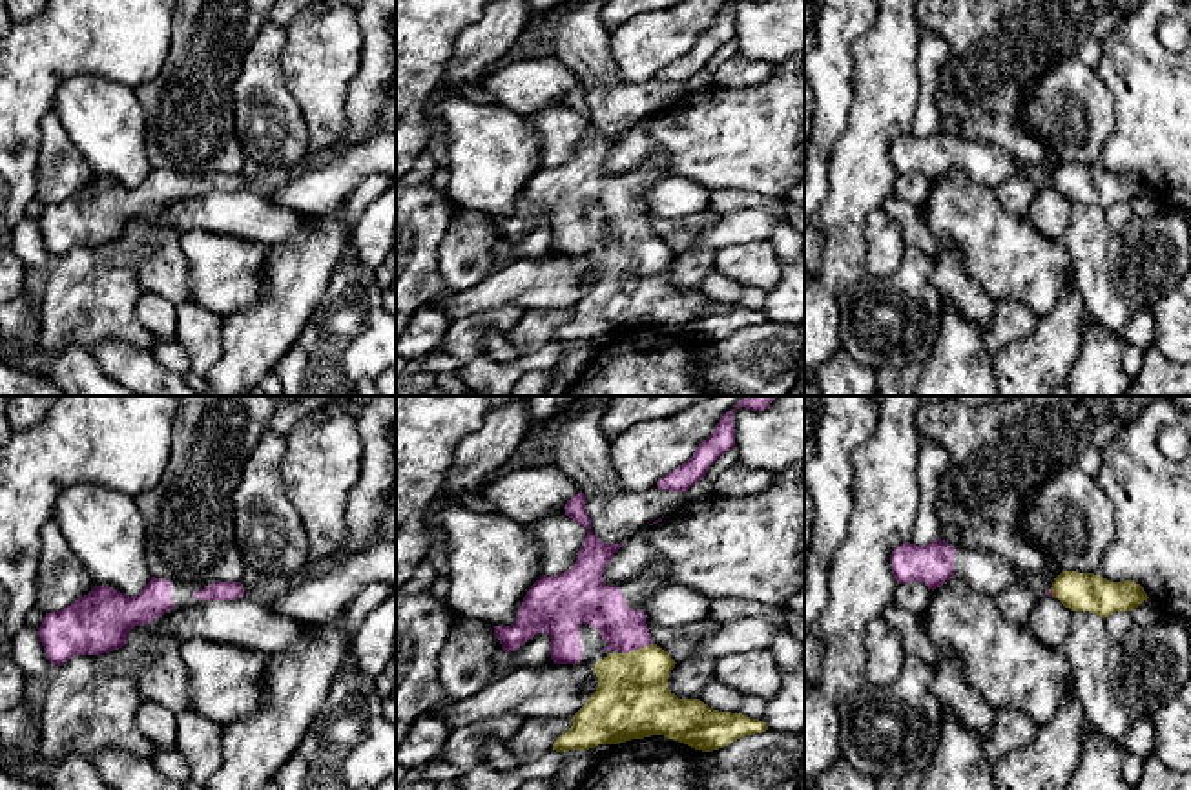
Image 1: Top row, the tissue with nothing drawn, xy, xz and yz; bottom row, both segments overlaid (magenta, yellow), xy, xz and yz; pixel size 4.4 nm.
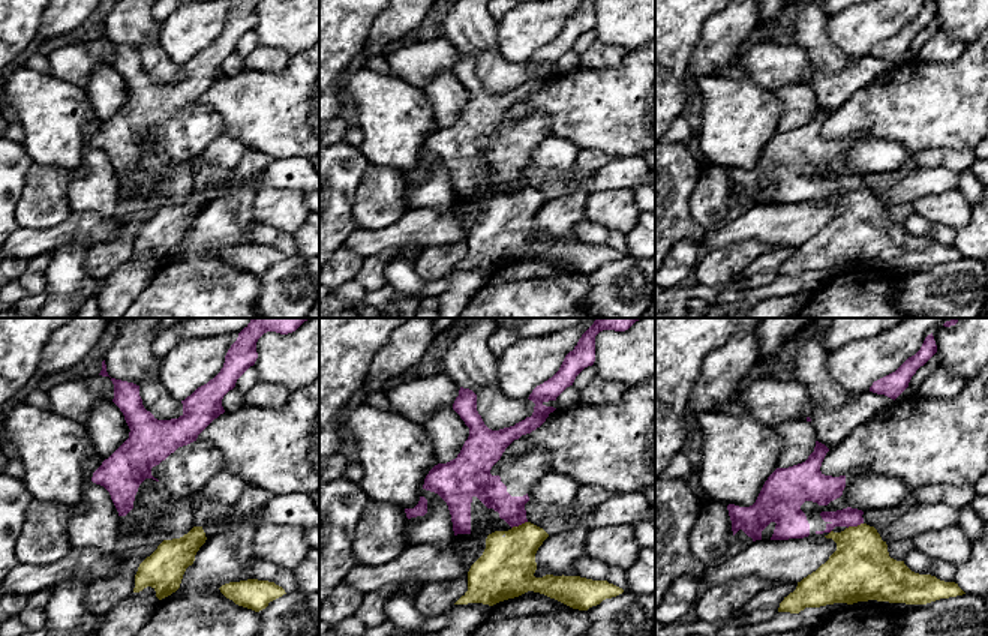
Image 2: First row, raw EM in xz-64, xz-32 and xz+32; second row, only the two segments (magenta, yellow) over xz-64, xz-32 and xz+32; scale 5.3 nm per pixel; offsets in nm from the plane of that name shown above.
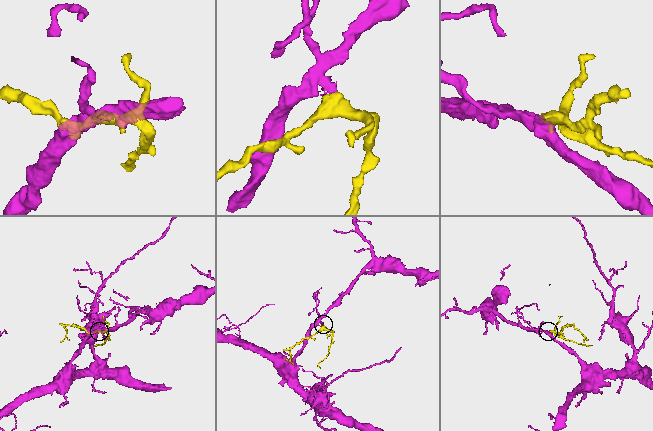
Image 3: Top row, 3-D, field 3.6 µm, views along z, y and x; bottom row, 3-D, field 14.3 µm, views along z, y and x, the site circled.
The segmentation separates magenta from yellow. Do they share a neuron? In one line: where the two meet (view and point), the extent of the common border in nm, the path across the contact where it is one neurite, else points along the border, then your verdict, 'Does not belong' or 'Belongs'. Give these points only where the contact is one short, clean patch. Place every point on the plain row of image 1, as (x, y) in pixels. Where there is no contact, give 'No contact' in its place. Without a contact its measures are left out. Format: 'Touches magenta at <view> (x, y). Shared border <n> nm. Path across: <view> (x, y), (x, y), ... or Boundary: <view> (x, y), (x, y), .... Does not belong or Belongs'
Touches magenta at xz (635, 239). Shared border 150 nm. Path across: xz (604, 199), (631, 228), (635, 239), (631, 292). Belongs

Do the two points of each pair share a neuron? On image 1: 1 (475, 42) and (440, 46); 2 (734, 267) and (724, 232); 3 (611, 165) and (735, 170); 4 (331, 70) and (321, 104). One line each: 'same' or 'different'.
1: different
2: different
3: same
4: same

